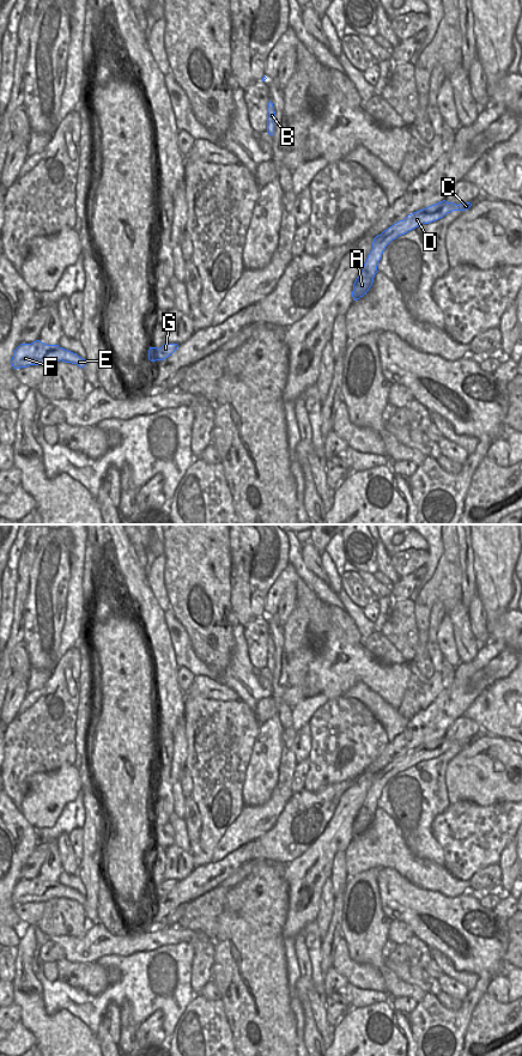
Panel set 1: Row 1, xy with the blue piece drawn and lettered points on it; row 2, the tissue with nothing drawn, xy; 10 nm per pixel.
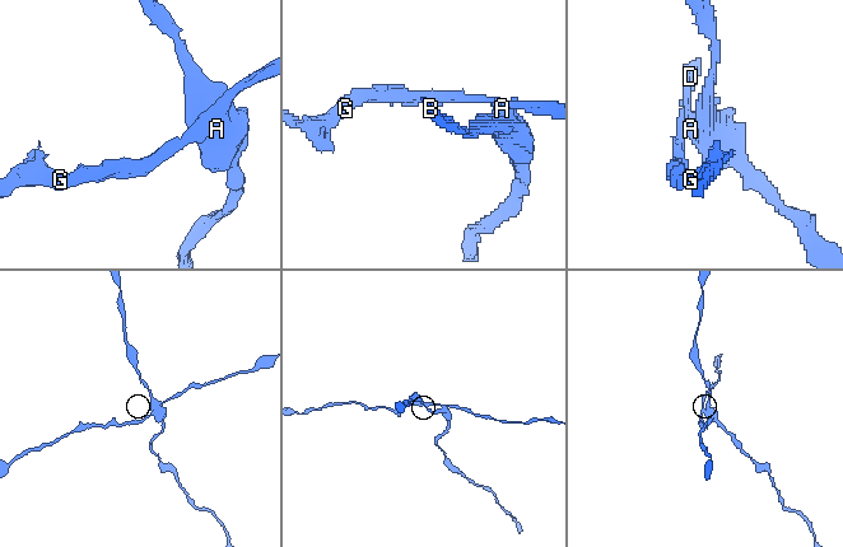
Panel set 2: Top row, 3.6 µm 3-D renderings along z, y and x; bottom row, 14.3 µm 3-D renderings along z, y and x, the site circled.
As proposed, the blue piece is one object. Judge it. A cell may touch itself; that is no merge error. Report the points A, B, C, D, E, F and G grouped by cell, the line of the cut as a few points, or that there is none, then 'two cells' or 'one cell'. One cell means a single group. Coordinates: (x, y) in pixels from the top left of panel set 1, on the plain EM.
A B / C D E F G; cut in xy along (359, 811), (372, 815); two cells

